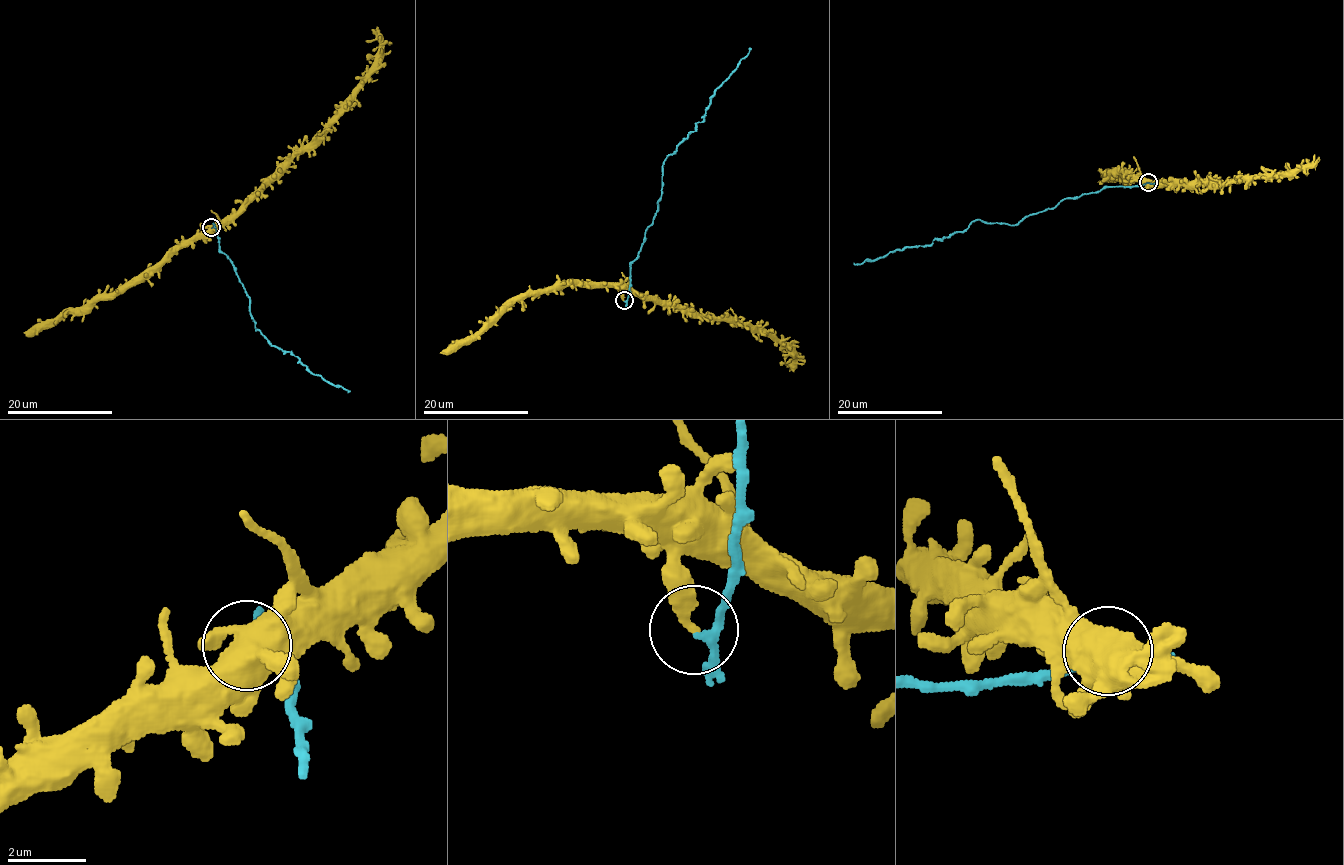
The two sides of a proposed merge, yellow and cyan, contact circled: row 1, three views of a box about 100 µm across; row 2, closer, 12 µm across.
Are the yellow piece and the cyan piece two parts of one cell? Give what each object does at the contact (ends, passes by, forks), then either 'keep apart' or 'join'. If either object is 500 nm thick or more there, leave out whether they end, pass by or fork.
yellow ends; cyan passes by; keep apart

